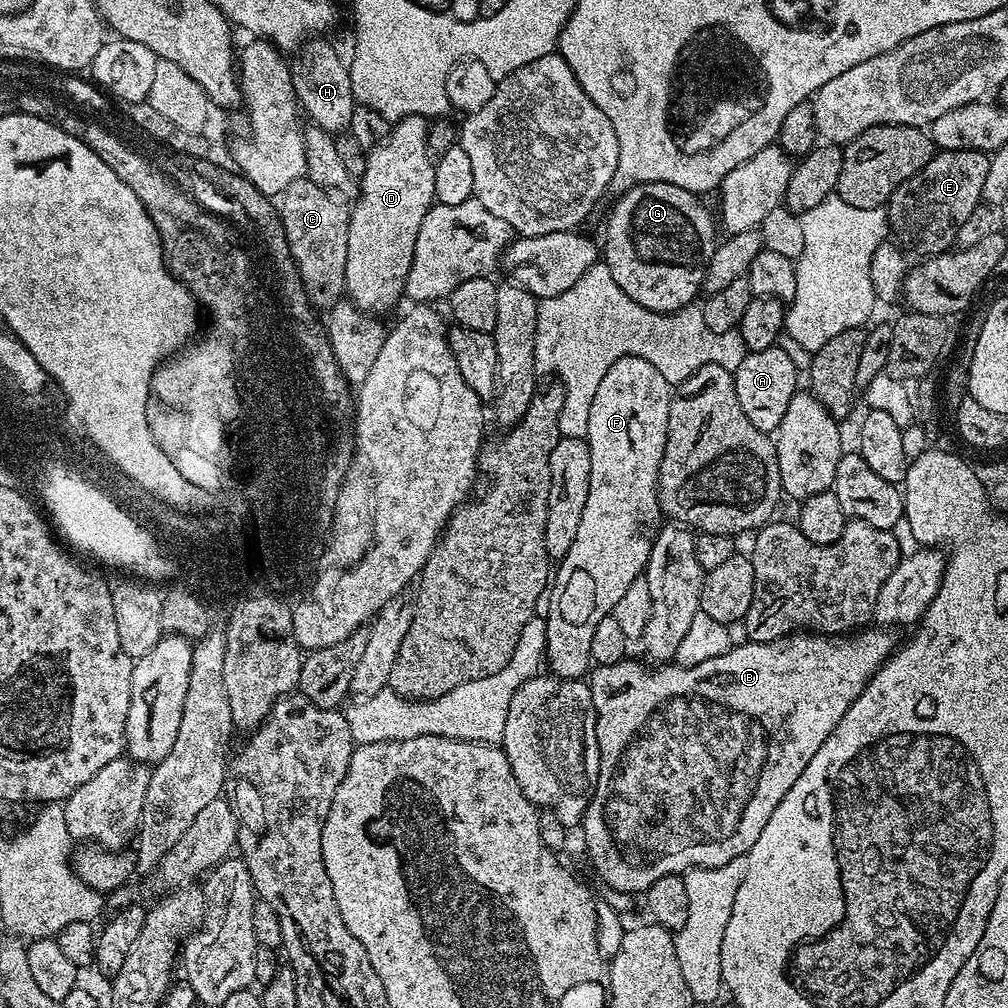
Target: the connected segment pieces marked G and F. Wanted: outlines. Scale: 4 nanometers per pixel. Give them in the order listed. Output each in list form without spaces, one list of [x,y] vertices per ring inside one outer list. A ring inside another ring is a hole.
[[[646,182],[645,184],[636,184],[633,188],[625,188],[619,193],[620,196],[616,200],[616,205],[612,208],[612,213],[608,216],[608,225],[604,228],[604,244],[602,240],[602,262],[610,270],[610,274],[614,274],[614,282],[618,282],[618,286],[622,286],[622,290],[626,290],[626,294],[630,294],[630,298],[634,298],[634,302],[638,302],[638,306],[642,306],[651,312],[679,312],[680,309],[689,307],[693,303],[692,300],[696,295],[701,295],[704,287],[704,275],[706,274],[706,266],[710,266],[710,258],[714,254],[718,243],[718,235],[716,236],[716,228],[718,232],[718,224],[708,213],[708,208],[703,204],[701,197],[690,190],[682,190],[682,186],[674,186],[666,182]]]
[[[637,356],[618,358],[618,362],[606,370],[602,382],[598,382],[594,402],[590,402],[590,426],[586,437],[590,446],[590,494],[586,494],[586,507],[582,509],[582,522],[578,522],[578,534],[574,534],[574,543],[559,561],[557,568],[560,569],[557,572],[555,569],[546,596],[548,612],[544,616],[544,650],[547,671],[553,676],[579,680],[589,671],[594,626],[598,626],[602,618],[613,615],[622,594],[630,588],[630,582],[641,579],[644,567],[648,565],[652,543],[662,523],[656,483],[662,454],[666,450],[673,391],[673,385],[662,378],[653,364]]]

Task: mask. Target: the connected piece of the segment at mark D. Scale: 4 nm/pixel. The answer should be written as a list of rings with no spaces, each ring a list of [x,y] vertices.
[[[407,116],[395,121],[387,140],[368,152],[366,170],[358,178],[360,195],[351,205],[348,217],[344,291],[347,299],[365,314],[388,312],[404,296],[404,283],[410,274],[418,229],[422,227],[422,218],[426,218],[436,198],[434,156],[428,146],[428,126],[429,121],[423,116]]]

